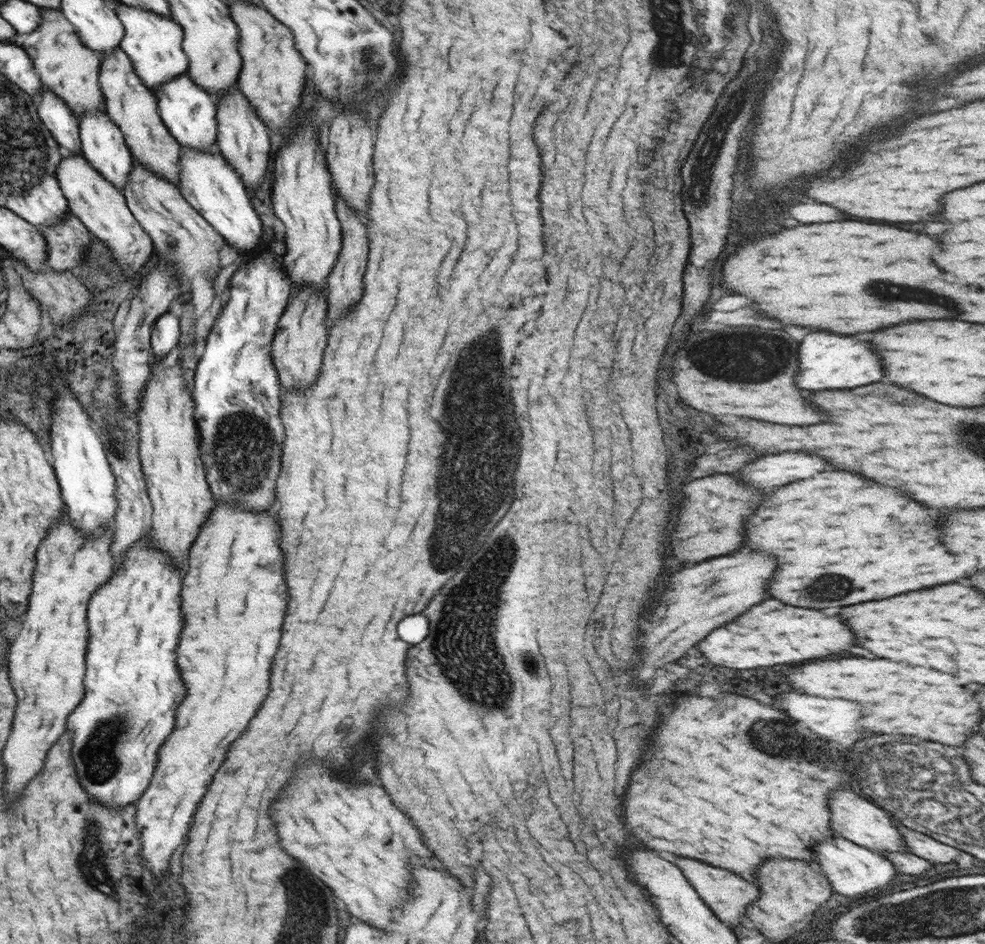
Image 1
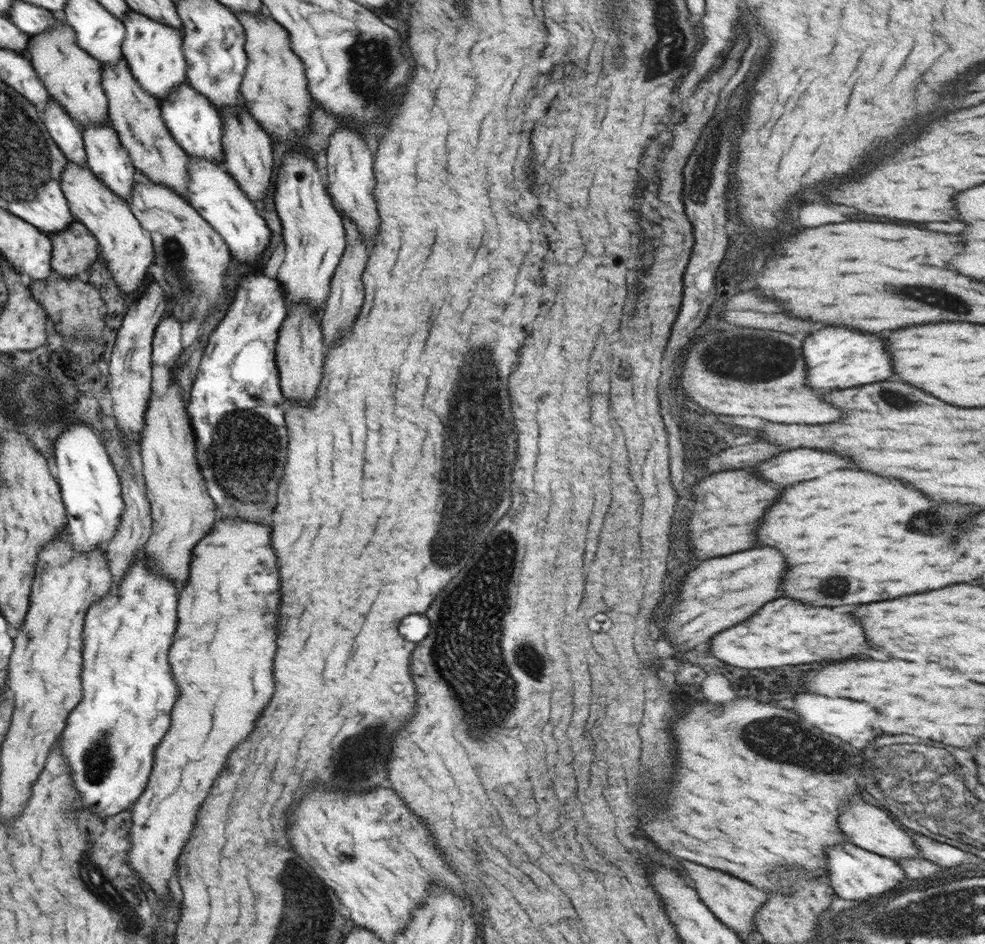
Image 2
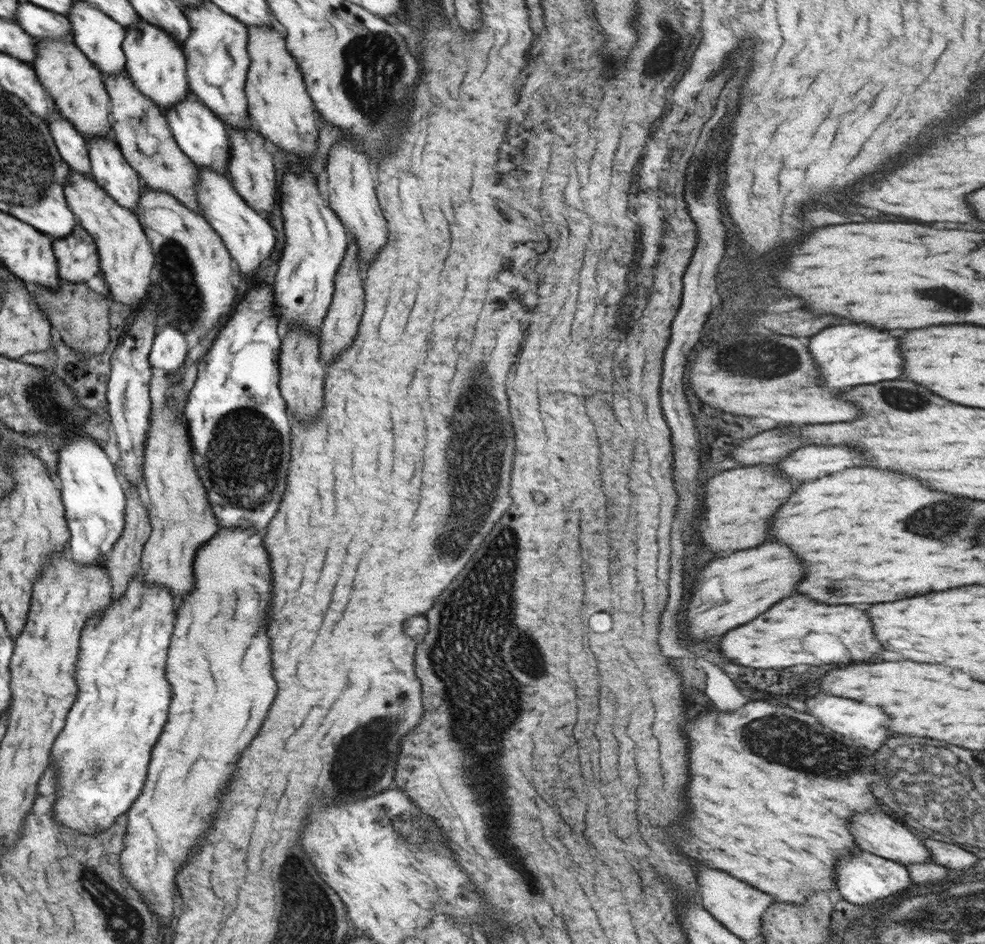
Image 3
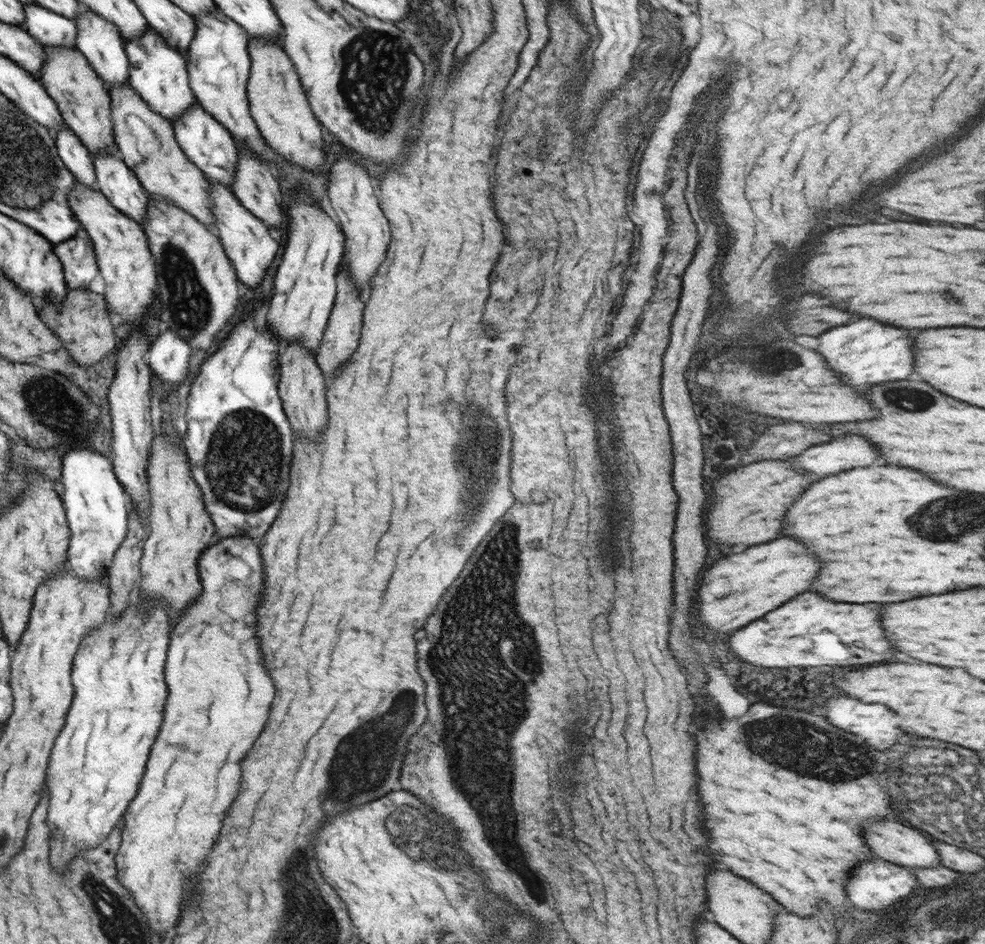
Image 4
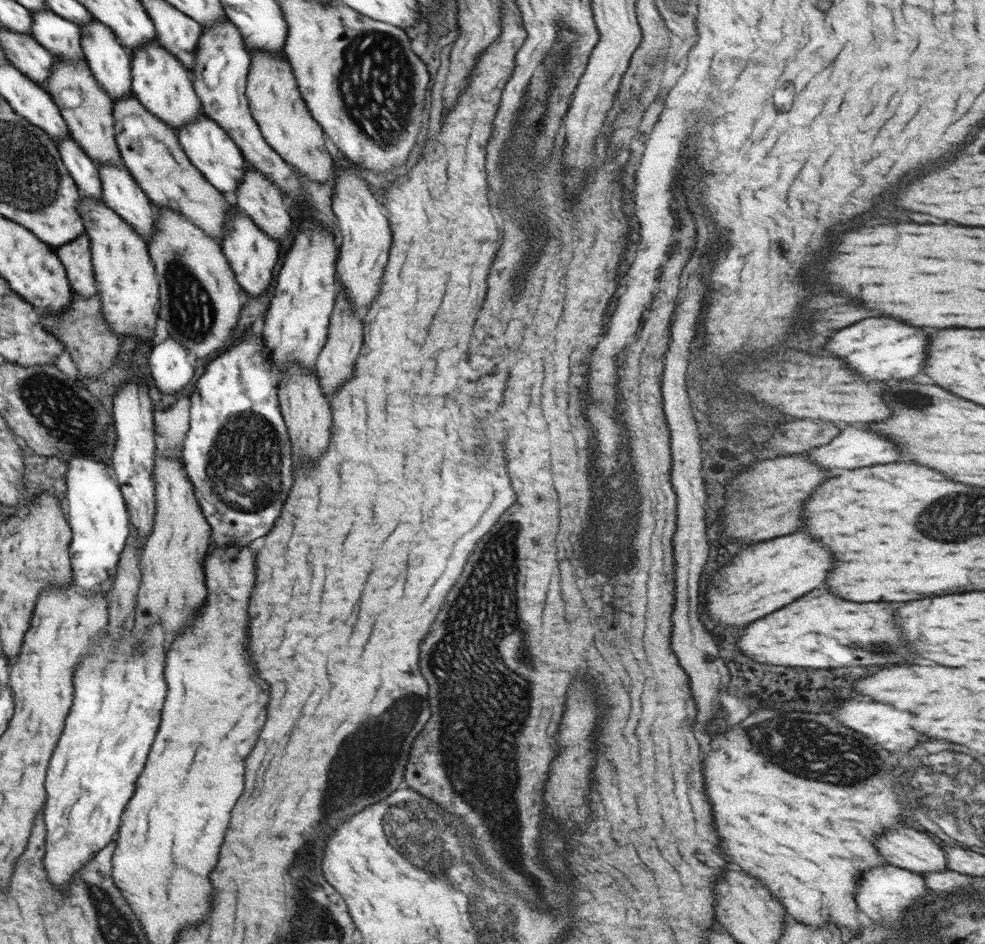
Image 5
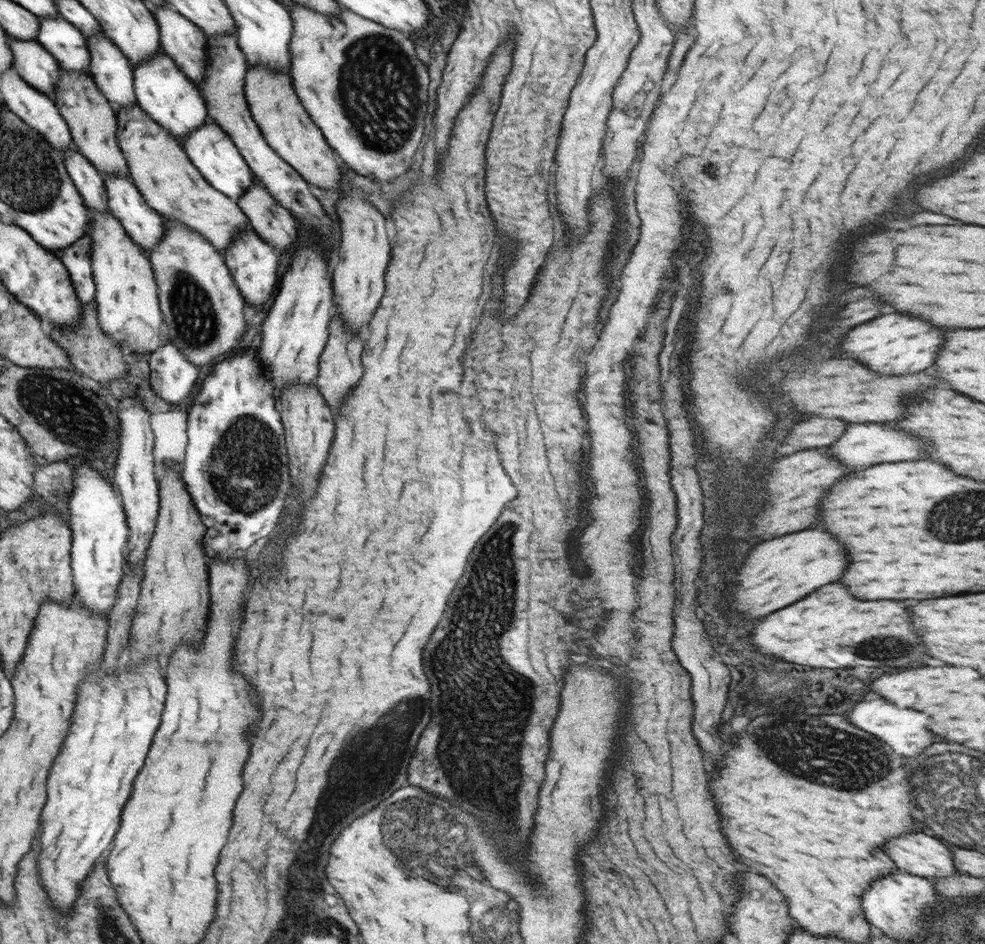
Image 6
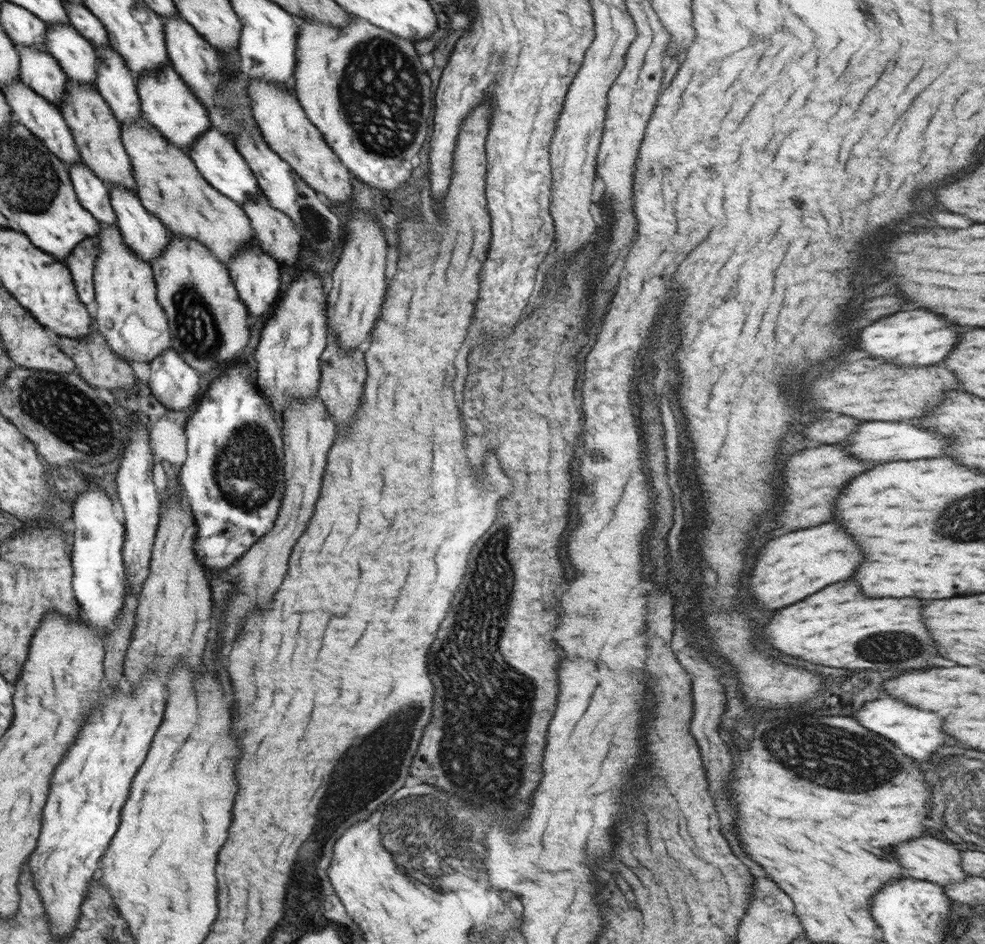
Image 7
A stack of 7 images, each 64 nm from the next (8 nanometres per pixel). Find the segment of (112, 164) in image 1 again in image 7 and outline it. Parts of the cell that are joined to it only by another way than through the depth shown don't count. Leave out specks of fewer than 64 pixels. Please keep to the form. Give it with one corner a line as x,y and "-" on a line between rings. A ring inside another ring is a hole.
111,186
109,197
112,209
116,213
117,226
120,228
120,234
123,235
124,242
128,244
128,248
144,262
152,263
152,260
162,256
171,242
171,234
167,227
160,222
160,218
156,218
156,215
143,206
137,192
128,190
124,186

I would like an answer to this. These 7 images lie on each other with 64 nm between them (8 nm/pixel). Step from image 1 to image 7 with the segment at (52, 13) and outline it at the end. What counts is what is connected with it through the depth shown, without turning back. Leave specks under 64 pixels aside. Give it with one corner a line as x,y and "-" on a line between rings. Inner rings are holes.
68,78
66,80
66,98
59,110
62,111
68,126
71,127
83,164
86,164
102,182
107,183
109,188
124,186
128,190
137,192
131,158
123,140
120,140
120,124
114,118
114,112
97,88
88,86
88,84
78,84
72,78

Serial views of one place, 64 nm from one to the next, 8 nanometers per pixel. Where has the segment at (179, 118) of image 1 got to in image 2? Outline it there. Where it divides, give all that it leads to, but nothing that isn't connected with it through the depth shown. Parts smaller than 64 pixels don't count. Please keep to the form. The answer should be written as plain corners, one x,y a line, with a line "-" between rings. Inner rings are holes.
188,82
176,86
166,100
161,101
163,118
175,141
186,151
188,156
214,163
223,163
225,150
223,146
224,126
222,115
212,106
206,96
194,90

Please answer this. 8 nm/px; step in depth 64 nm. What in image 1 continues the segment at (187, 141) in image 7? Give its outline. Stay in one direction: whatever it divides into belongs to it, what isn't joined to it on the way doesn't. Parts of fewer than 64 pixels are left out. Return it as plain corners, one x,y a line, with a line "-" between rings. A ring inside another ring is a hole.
121,3
118,7
116,9
118,17
123,21
126,30
123,42
120,42
119,46
135,64
136,74
143,80
148,90
155,92
156,88
190,71
190,59
183,50
183,27
179,23
174,19
158,16
154,12
135,8
136,6

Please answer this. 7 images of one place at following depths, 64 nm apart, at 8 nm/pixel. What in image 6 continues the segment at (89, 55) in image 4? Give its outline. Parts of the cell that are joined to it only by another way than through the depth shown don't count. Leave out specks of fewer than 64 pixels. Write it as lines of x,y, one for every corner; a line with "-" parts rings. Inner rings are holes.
103,29
96,36
86,37
88,49
90,49
90,70
91,76
98,84
99,90
107,97
108,102
112,102
112,106
116,106
116,110
130,110
132,106
136,106
135,94
135,75
134,68
131,66
127,55
110,38
106,38
106,32

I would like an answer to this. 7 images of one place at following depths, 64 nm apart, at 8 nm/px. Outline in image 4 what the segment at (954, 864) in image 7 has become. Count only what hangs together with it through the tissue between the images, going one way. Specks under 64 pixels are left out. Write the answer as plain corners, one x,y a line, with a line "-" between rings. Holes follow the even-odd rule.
876,822
876,824
868,826
866,830
868,830
866,832
866,844
882,860
888,860
891,864
911,870
914,868
938,868
941,866
940,853
930,842
930,840
938,839
932,838
932,836
929,838
926,832
915,829
908,822
904,824
898,824
898,822

